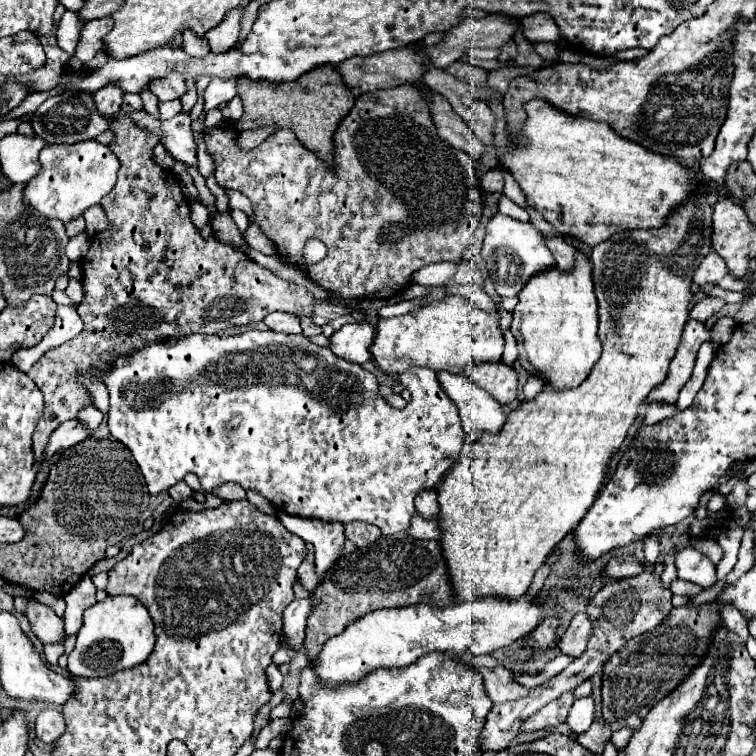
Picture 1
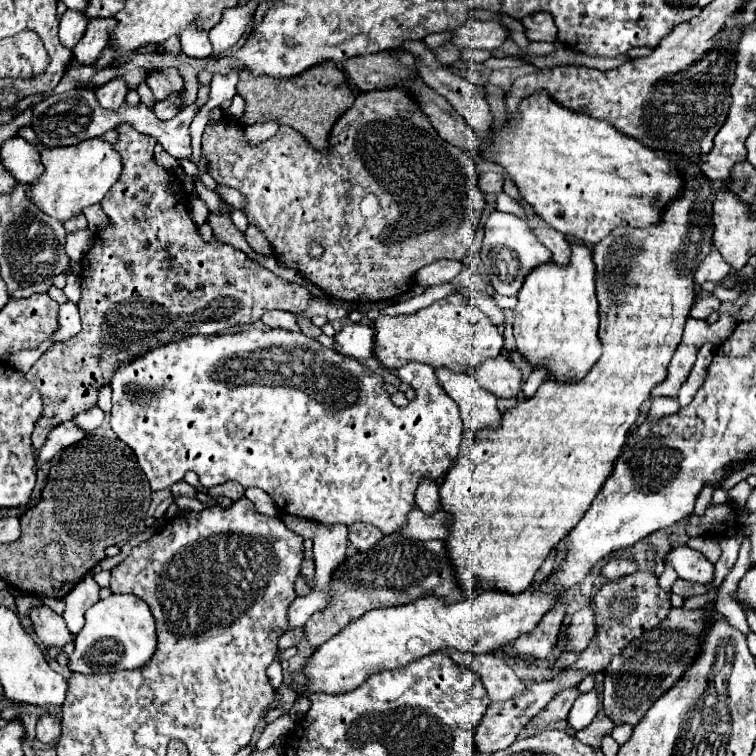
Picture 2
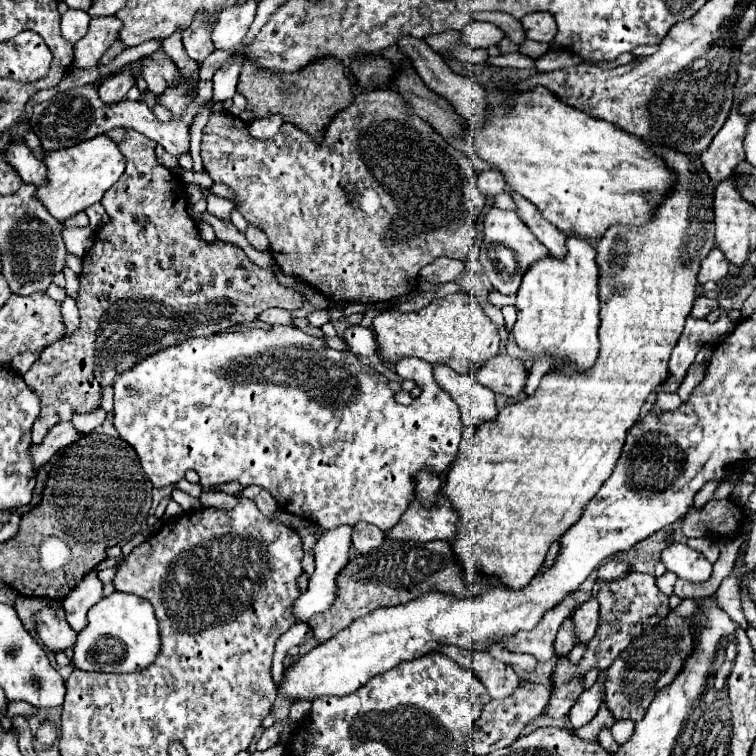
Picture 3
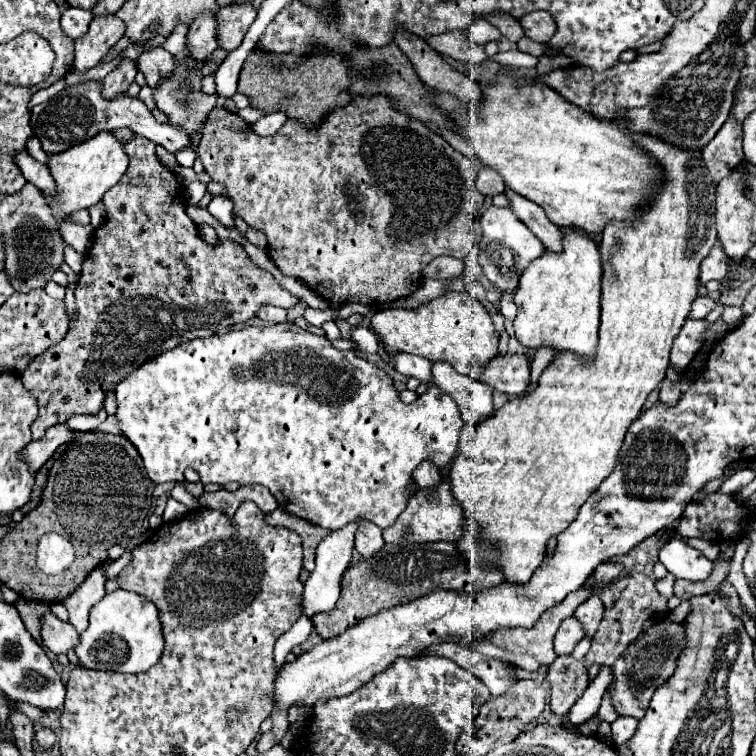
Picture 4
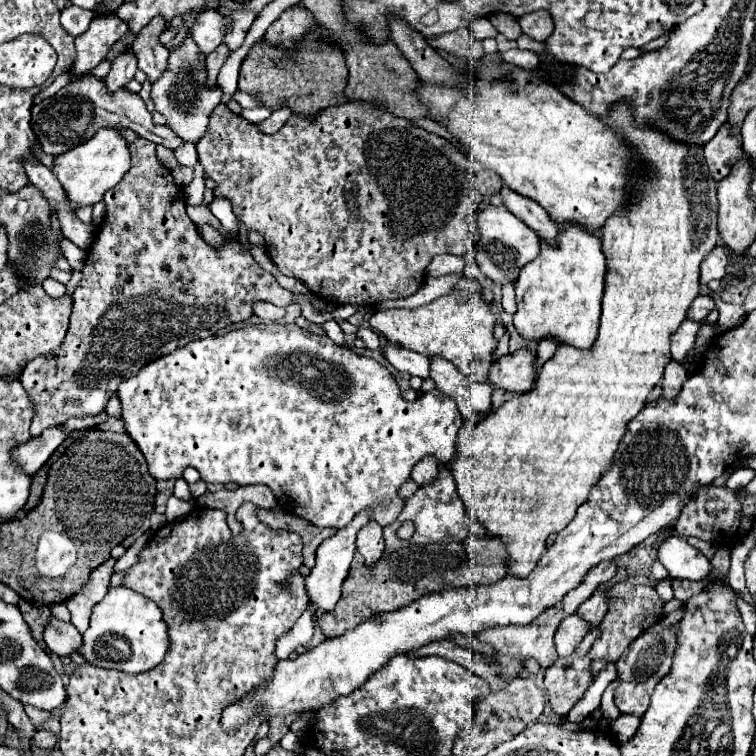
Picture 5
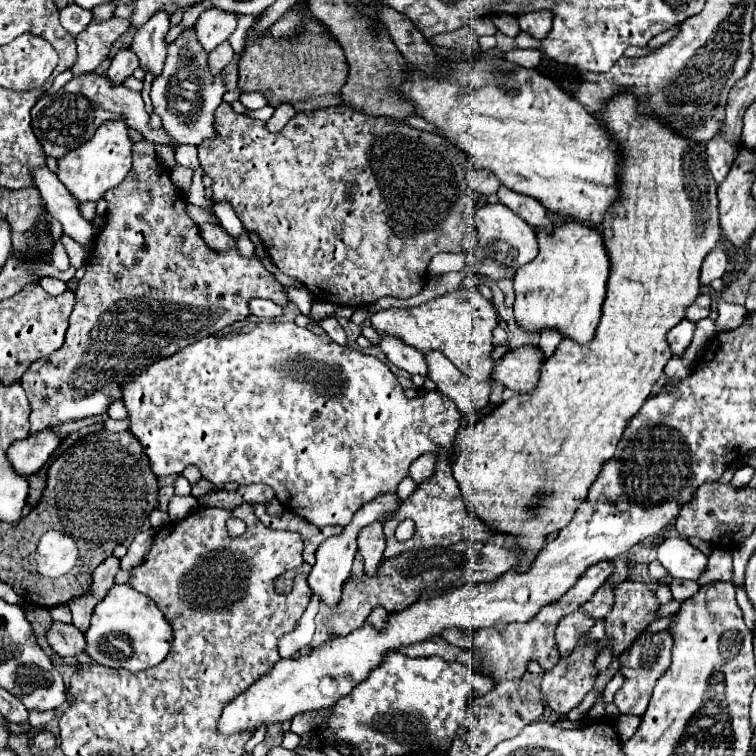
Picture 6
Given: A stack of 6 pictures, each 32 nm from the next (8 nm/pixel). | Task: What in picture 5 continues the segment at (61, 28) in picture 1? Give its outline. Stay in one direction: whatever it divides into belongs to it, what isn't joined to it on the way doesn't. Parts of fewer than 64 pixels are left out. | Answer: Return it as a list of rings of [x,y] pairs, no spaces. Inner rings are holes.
[[[68,4],[60,14],[60,22],[62,22],[64,30],[70,32],[70,36],[74,36],[74,38],[80,36],[82,32],[86,32],[92,18],[94,18],[94,12],[76,8],[74,4]]]

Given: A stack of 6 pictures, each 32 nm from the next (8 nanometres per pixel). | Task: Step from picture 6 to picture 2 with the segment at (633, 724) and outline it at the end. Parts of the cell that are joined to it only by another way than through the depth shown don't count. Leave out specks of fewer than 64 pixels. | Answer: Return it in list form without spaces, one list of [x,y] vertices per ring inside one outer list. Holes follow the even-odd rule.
[[[622,724],[622,726],[616,726],[616,728],[612,730],[612,738],[614,738],[620,746],[622,746],[624,742],[628,742],[630,736],[632,736],[632,726],[630,726],[630,724]]]

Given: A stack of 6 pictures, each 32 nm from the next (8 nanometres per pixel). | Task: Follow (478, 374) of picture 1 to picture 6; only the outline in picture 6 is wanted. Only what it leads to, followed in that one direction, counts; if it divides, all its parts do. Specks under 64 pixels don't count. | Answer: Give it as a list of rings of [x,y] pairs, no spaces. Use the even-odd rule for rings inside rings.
[[[520,346],[494,364],[492,376],[514,392],[532,392],[540,380],[544,354],[540,346]]]

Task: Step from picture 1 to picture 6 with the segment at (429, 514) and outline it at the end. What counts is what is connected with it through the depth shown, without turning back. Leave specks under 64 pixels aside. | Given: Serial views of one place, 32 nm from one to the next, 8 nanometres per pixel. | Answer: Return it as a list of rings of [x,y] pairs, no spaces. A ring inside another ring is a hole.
[[[434,452],[424,454],[422,458],[416,458],[416,462],[412,462],[412,468],[408,470],[408,476],[410,476],[416,484],[420,484],[420,482],[424,482],[426,478],[432,476],[434,464],[436,464],[436,454],[434,454]]]

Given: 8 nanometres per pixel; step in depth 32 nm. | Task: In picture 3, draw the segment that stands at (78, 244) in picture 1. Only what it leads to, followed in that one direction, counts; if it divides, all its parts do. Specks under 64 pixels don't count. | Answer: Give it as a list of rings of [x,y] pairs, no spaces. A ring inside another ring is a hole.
[[[64,226],[64,244],[68,252],[82,258],[88,252],[88,248],[92,248],[92,240],[94,240],[94,230],[90,226],[88,228]]]

